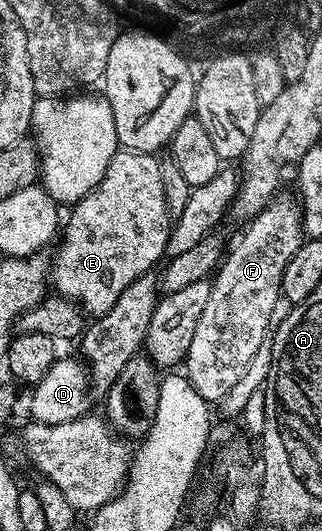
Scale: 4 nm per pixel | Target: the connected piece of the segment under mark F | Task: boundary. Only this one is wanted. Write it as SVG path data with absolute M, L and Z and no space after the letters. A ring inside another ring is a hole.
M277 195L271 204L267 204L258 215L247 221L245 228L248 229L241 234L240 241L229 252L227 249L211 281L210 302L206 302L202 318L198 318L198 327L194 329L194 342L190 342L188 356L182 365L192 388L209 402L219 402L224 395L232 391L238 380L246 374L258 346L269 339L270 314L273 313L274 302L282 296L282 274L286 274L286 265L306 239L300 204L293 197L291 200L284 195Z

